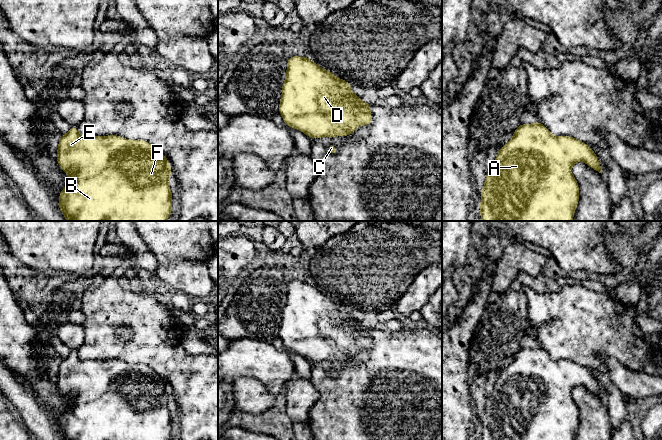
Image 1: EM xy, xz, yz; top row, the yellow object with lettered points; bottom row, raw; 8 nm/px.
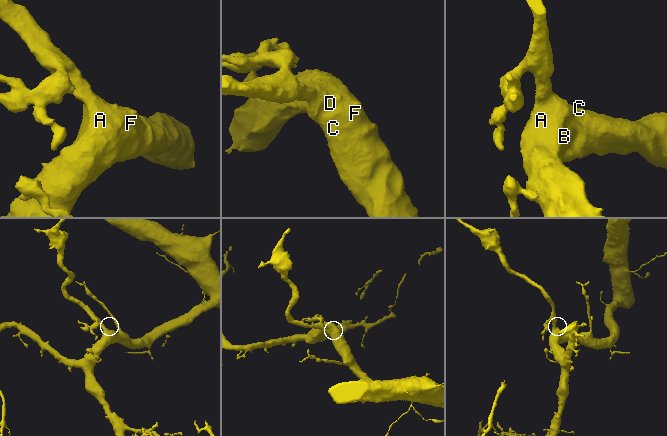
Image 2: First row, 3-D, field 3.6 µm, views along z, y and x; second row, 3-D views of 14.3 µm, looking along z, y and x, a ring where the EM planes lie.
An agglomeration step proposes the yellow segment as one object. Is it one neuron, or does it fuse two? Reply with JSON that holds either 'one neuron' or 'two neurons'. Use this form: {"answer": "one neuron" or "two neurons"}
{"answer": "one neuron"}

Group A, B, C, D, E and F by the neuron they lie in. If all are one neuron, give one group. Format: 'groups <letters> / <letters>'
groups A B C D E F

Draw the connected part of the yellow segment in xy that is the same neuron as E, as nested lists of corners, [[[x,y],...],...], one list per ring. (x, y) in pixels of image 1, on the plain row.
[[[77,350],[60,361],[56,384],[61,393],[66,396],[68,405],[59,419],[58,432],[64,440],[170,440],[172,436],[172,419],[170,415],[171,390],[166,380],[144,364],[129,364],[118,359],[109,360],[81,360]]]

